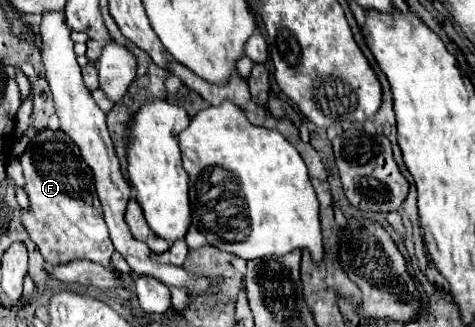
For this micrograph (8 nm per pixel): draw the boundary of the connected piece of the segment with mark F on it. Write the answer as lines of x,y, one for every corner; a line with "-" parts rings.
46,129
26,147
20,161
26,177
24,189
32,203
30,211
22,211
22,223
30,239
38,245
44,261
54,267
76,259
88,259
112,267
110,255
114,253
114,245
108,237
92,171
88,171
88,165
80,159
76,143
60,129

